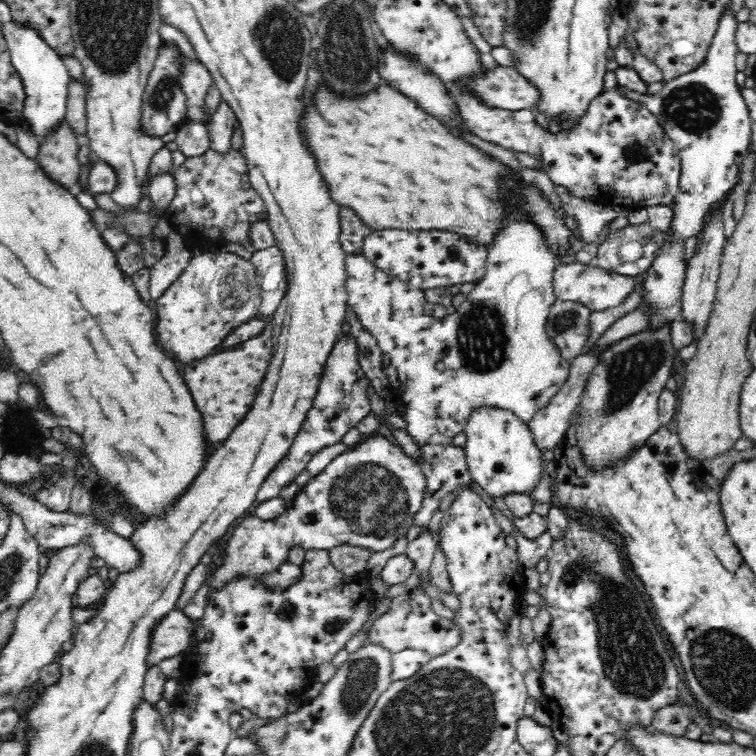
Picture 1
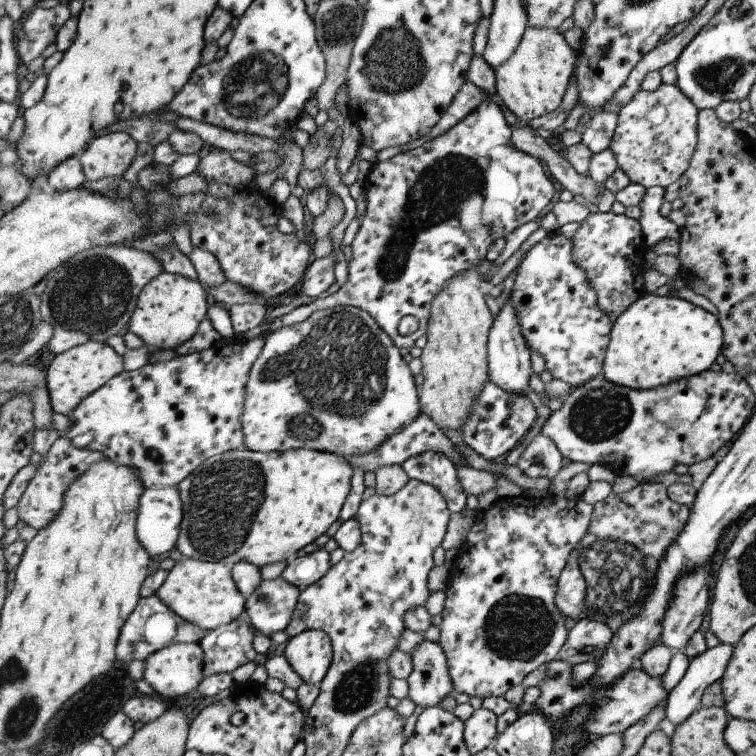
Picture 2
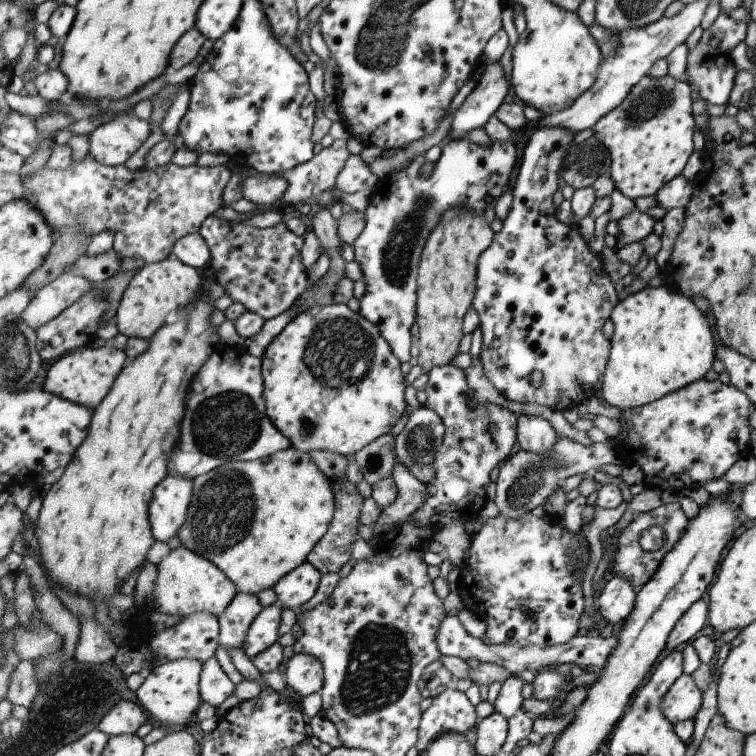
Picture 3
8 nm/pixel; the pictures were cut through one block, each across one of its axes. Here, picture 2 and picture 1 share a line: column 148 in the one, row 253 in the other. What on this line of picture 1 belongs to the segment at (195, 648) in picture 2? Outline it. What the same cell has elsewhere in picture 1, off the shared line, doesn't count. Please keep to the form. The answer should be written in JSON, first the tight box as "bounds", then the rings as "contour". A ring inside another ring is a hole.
{"bounds":[615,8,752,330],"contour":[[[726,8],[704,62],[682,76],[664,80],[659,93],[640,94],[620,84],[615,86],[618,94],[642,103],[658,117],[666,135],[679,150],[682,163],[680,193],[672,204],[675,213],[670,226],[672,238],[668,238],[665,245],[656,252],[657,258],[653,266],[644,273],[642,282],[641,304],[650,303],[654,311],[650,322],[651,330],[658,330],[660,325],[680,319],[681,294],[687,265],[684,260],[684,242],[690,237],[698,236],[705,227],[709,214],[726,200],[738,182],[742,161],[752,147],[752,117],[742,96],[742,88],[736,82],[736,56],[739,51],[735,41],[737,24],[730,8]]]}

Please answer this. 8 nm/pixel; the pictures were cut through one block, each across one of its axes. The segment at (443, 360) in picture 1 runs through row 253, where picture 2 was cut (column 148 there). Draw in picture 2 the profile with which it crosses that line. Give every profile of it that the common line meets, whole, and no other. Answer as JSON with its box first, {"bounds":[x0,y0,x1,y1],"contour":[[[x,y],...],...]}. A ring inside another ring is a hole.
{"bounds":[137,487,184,556],"contour":[[[150,487],[140,501],[137,536],[151,556],[167,554],[176,548],[184,523],[184,505],[177,487]]]}

